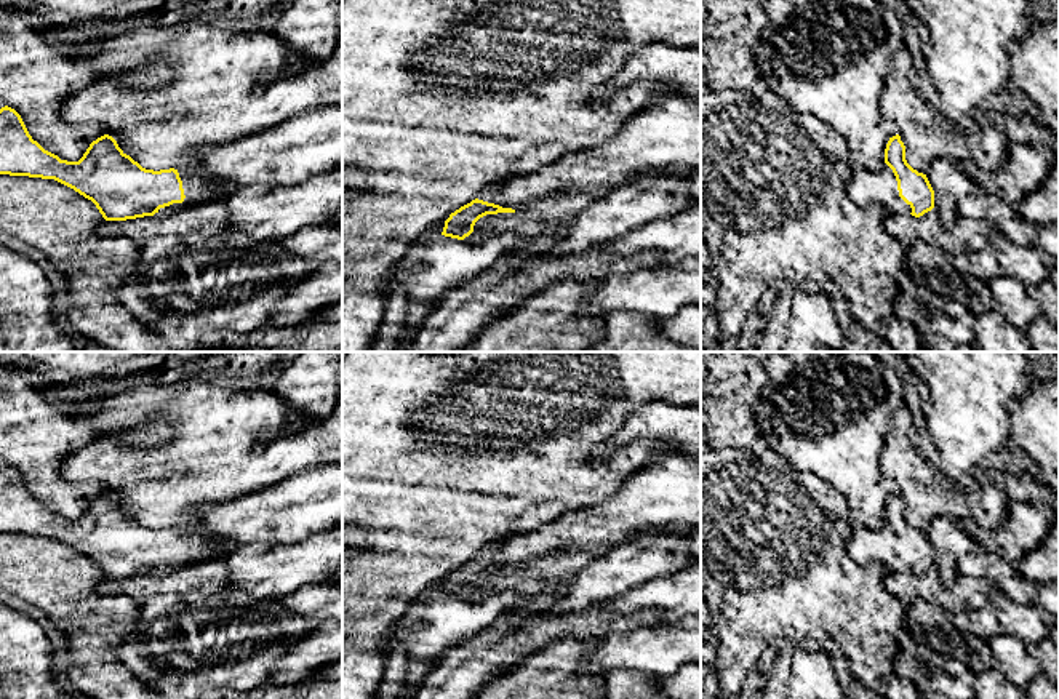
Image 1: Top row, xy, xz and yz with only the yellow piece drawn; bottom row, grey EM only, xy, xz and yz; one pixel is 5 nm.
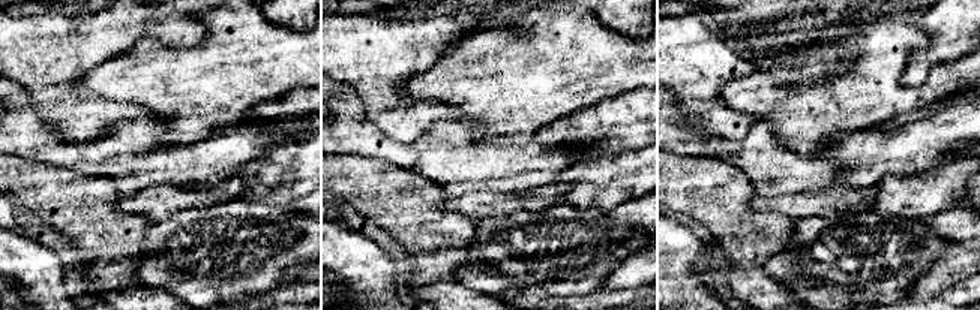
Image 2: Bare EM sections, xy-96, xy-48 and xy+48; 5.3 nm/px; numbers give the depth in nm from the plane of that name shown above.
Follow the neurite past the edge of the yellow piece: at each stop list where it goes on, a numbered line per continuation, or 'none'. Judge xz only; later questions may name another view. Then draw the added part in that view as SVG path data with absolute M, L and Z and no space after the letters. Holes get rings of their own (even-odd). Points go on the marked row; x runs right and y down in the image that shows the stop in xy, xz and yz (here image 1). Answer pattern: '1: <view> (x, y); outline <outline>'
1: xz (490, 192); outline M490 184L486 186L483 190L480 190L478 194L478 200L483 200L483 202L488 202L488 203L494 203L496 197L498 197L498 192L499 192L499 184Z

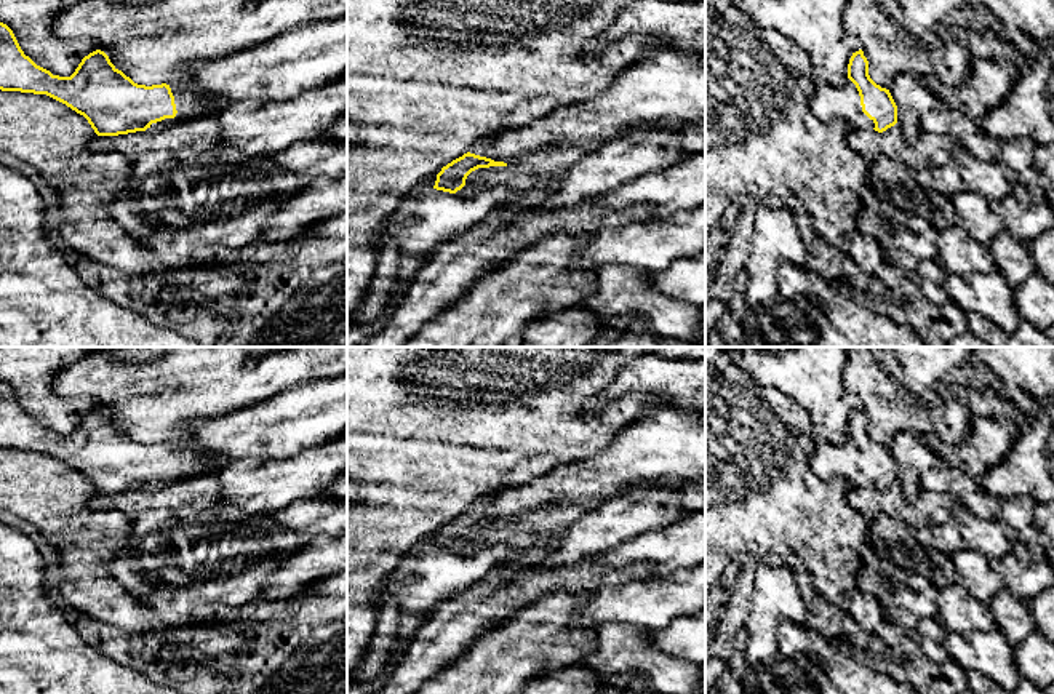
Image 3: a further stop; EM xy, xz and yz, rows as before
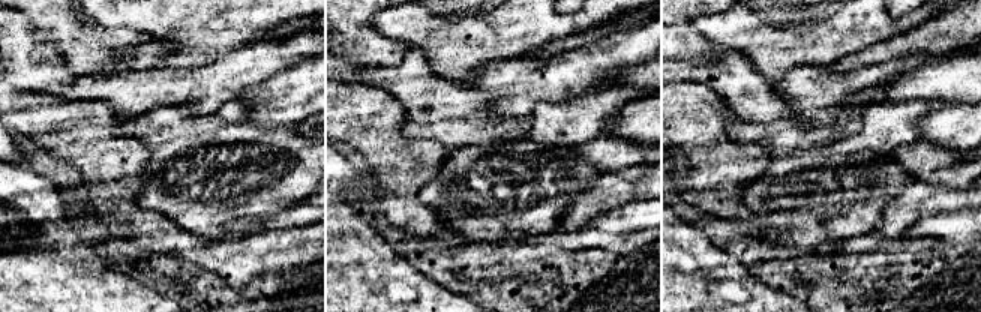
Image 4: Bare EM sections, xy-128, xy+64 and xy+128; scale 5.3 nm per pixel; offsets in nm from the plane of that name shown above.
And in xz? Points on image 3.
1: xz (482, 146); outline M481 138L478 139L475 144L472 144L470 147L470 154L475 154L475 155L480 155L480 157L486 157L488 150L489 150L489 146L491 146L491 138Z

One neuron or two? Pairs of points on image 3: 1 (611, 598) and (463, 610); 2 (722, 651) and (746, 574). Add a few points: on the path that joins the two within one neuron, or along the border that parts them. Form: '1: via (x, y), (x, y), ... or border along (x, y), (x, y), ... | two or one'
1: border along (632, 582), (606, 584), (595, 590) | two
2: via (725, 632), (730, 606), (739, 594) | one

